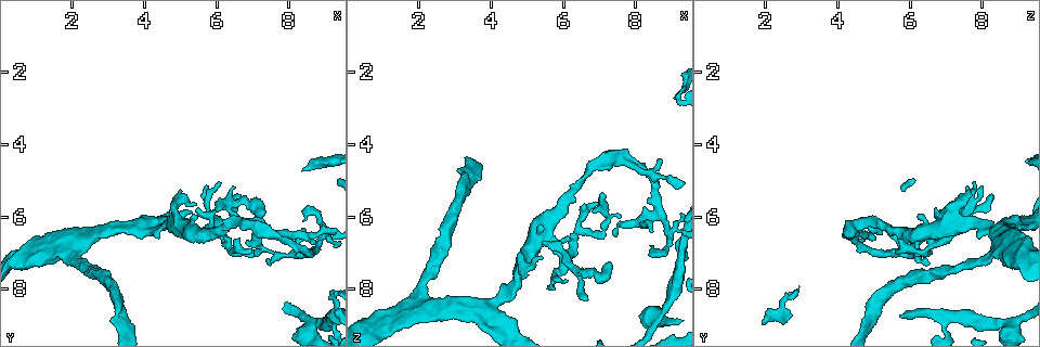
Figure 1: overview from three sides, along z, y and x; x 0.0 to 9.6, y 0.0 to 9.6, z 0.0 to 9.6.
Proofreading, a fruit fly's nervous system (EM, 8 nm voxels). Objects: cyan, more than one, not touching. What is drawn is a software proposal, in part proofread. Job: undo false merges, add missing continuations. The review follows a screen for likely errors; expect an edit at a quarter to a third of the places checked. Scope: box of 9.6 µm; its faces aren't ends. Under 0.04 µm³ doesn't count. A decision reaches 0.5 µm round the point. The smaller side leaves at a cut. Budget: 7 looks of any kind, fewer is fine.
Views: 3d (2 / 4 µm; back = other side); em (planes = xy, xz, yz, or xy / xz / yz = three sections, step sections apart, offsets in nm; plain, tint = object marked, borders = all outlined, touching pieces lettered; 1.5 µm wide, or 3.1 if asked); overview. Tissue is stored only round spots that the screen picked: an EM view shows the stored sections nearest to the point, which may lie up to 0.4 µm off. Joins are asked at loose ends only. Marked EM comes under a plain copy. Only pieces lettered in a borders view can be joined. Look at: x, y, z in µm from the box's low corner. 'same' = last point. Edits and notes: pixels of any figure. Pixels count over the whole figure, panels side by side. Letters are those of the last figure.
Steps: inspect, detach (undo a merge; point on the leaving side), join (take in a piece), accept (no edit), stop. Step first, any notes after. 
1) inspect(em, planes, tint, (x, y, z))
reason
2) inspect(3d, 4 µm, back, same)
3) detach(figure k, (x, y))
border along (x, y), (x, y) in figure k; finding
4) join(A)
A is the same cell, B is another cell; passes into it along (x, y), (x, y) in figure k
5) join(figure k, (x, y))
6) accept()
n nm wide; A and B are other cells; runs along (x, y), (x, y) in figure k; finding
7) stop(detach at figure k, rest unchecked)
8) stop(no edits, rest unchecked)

inspect(3d, 4 µm, back, (8.65, 9.05, 8.60))
thick turns thin

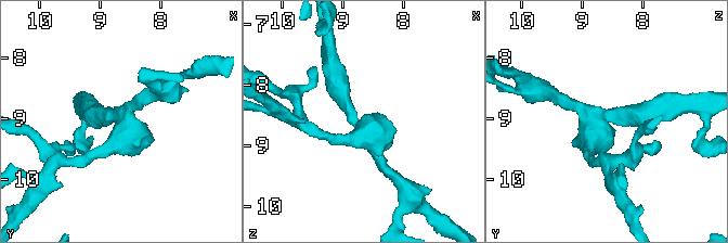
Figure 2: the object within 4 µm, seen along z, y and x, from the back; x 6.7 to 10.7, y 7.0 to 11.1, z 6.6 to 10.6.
inspect(em, planes, tint, (8.65, 9.05, 8.65))

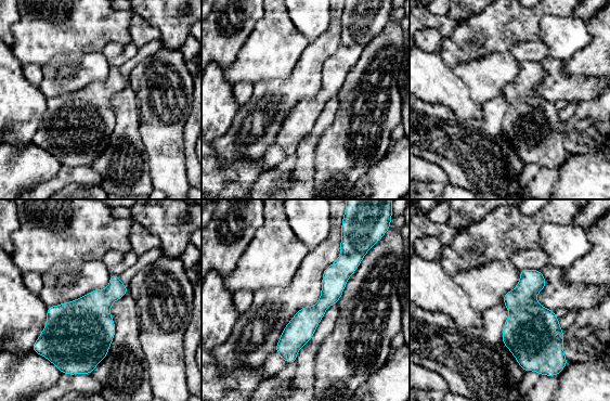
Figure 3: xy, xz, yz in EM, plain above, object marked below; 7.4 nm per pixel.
inspect(em, planes, borders, same)

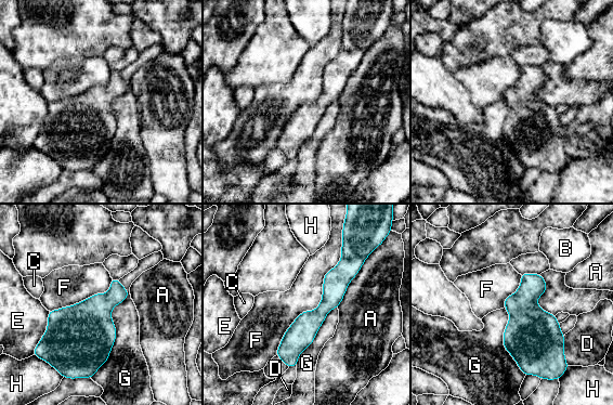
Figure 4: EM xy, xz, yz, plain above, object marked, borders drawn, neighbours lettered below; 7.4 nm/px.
accept()
A, B, C, D, E, F, G and H are other cells; border along (342, 244), (275, 354) in figure 4; all the same cell

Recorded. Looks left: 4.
inspect(3d, 2 µm, (6.50, 5.15, 7.65))
tapers out

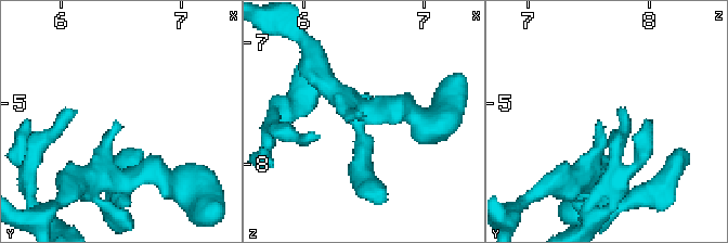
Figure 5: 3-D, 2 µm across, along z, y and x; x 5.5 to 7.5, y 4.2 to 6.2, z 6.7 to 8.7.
inspect(em, yz, step 4, borders, (6.46, 5.16, 7.62))
shape alone is not enough

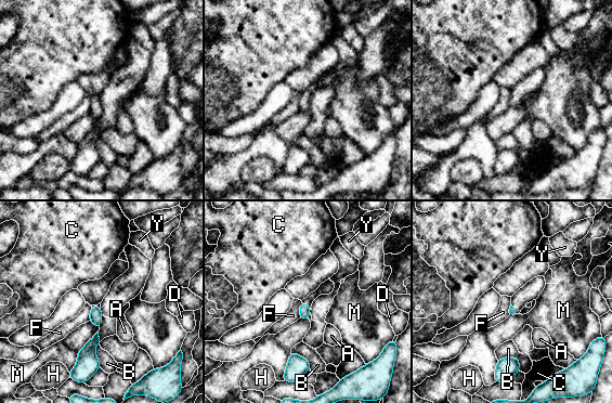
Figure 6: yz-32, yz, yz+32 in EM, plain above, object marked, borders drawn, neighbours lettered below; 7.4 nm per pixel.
inspect(em, planes, borders, same)

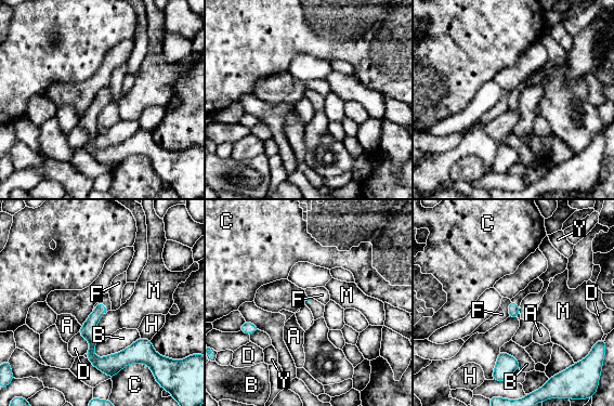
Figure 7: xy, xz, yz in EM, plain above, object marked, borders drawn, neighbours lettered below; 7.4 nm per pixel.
accept()
A, B, C, D, F, H, M and Y are other cells; runs along (100, 304), (92, 355), (106, 368) in figure 7; none of them fits

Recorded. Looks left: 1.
stop(no edits, rest unchecked)

